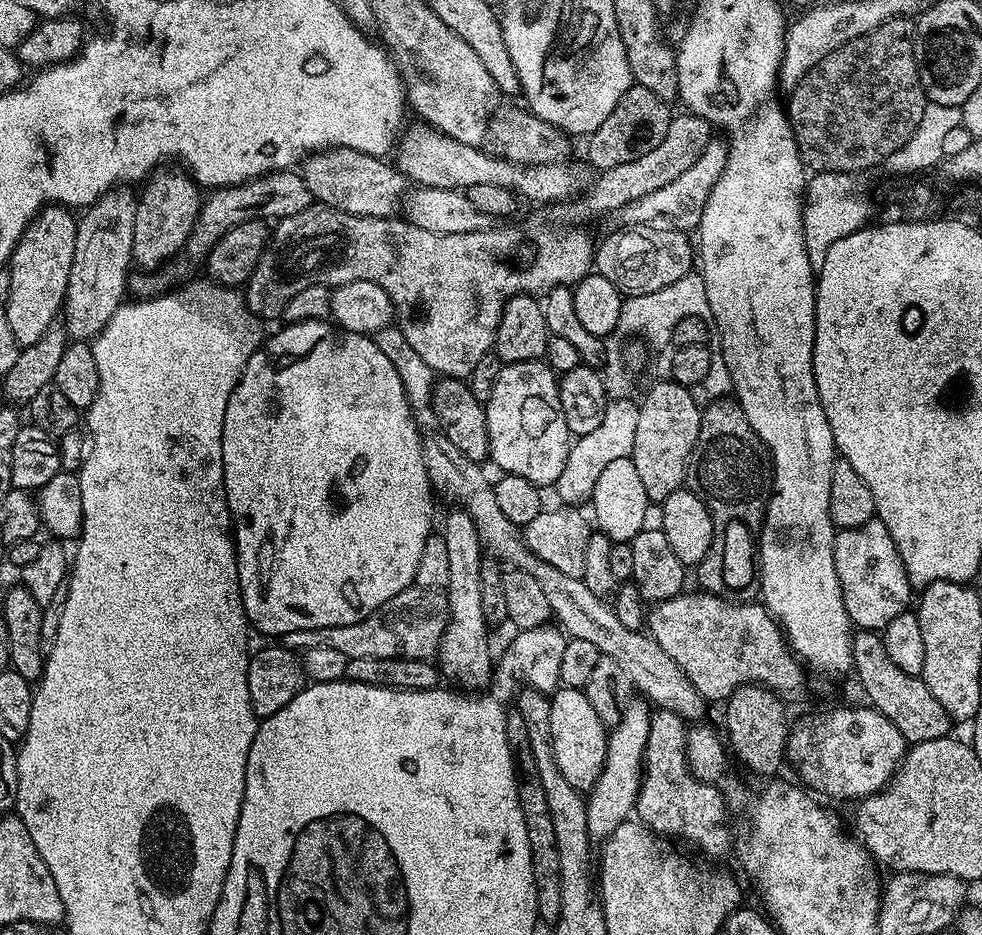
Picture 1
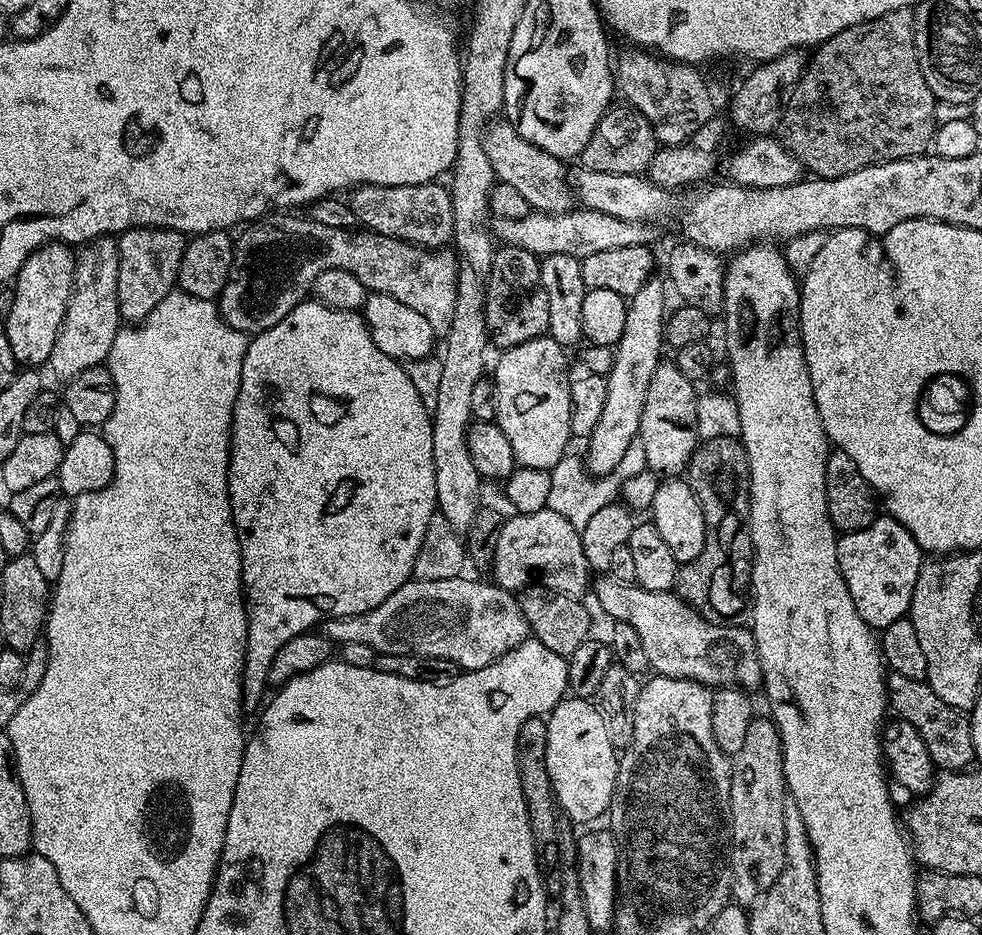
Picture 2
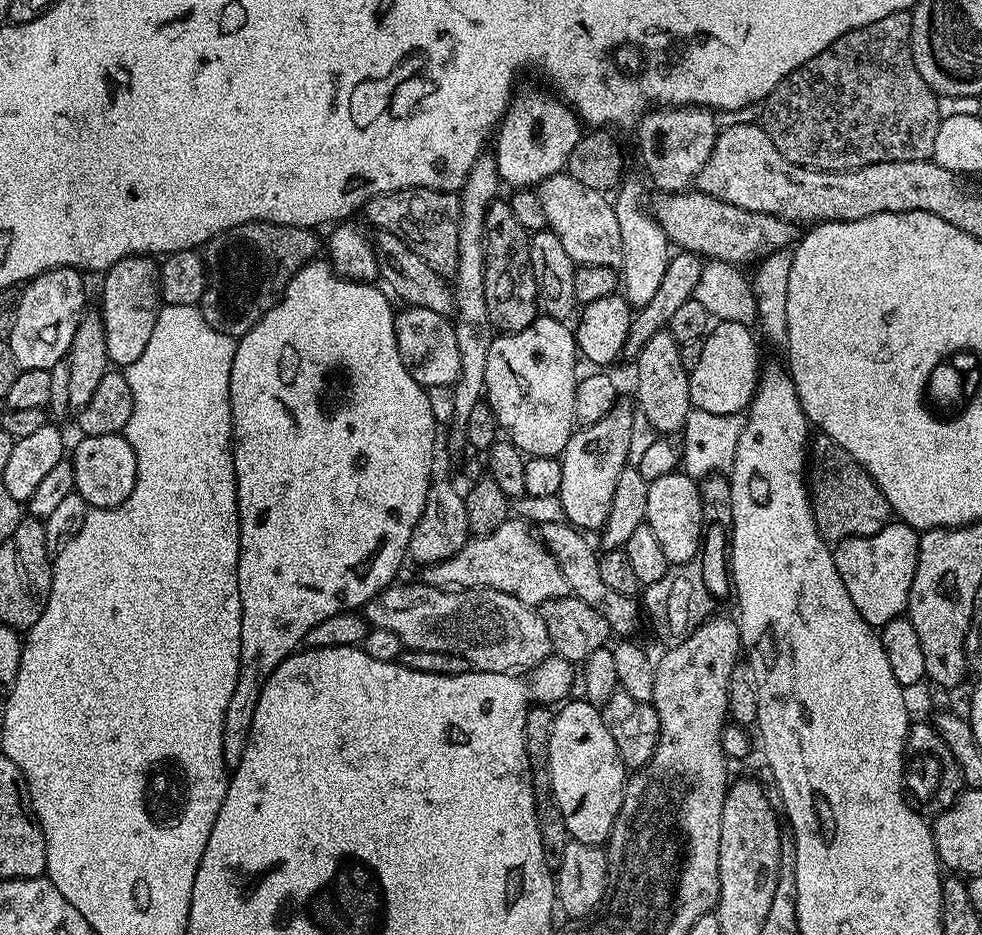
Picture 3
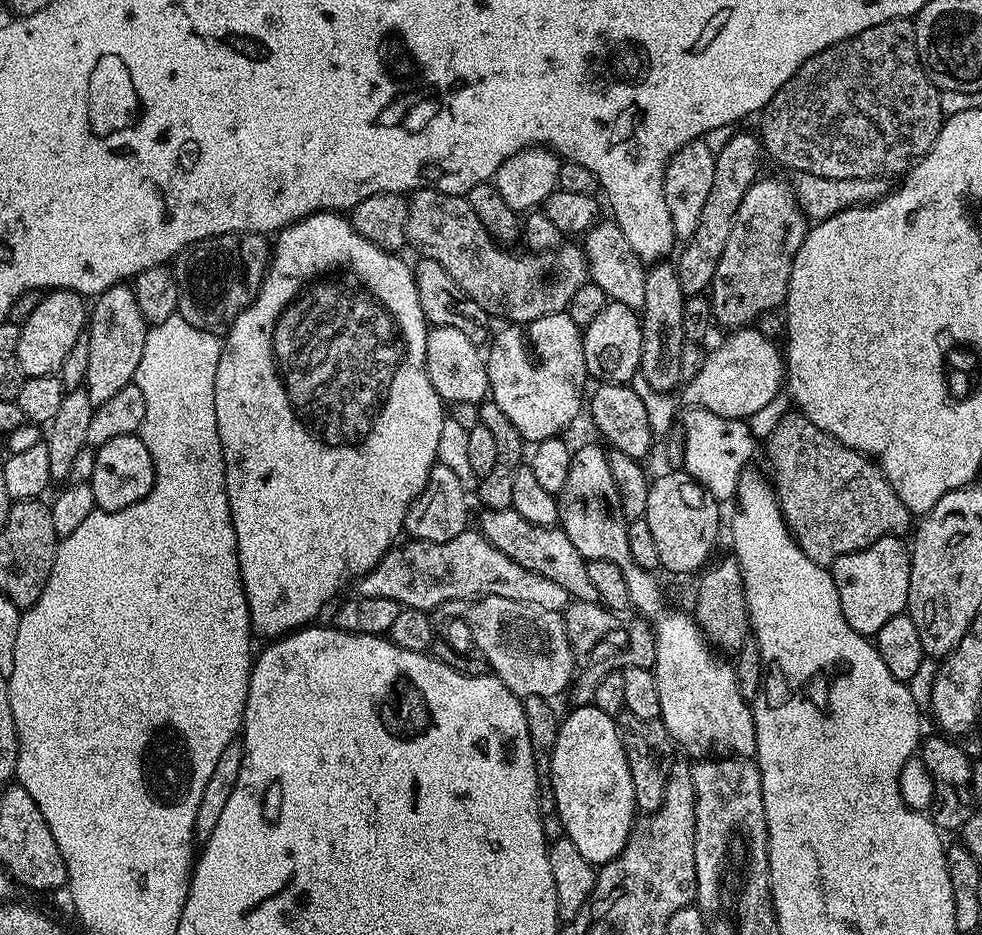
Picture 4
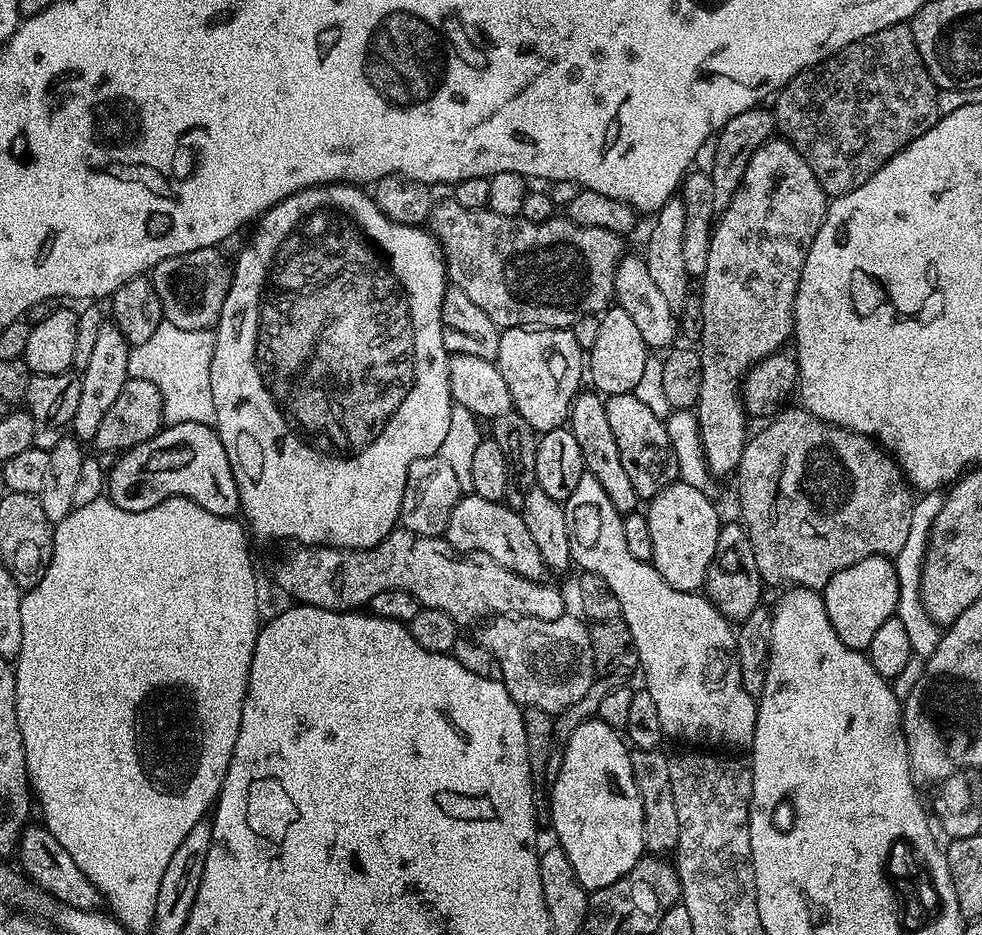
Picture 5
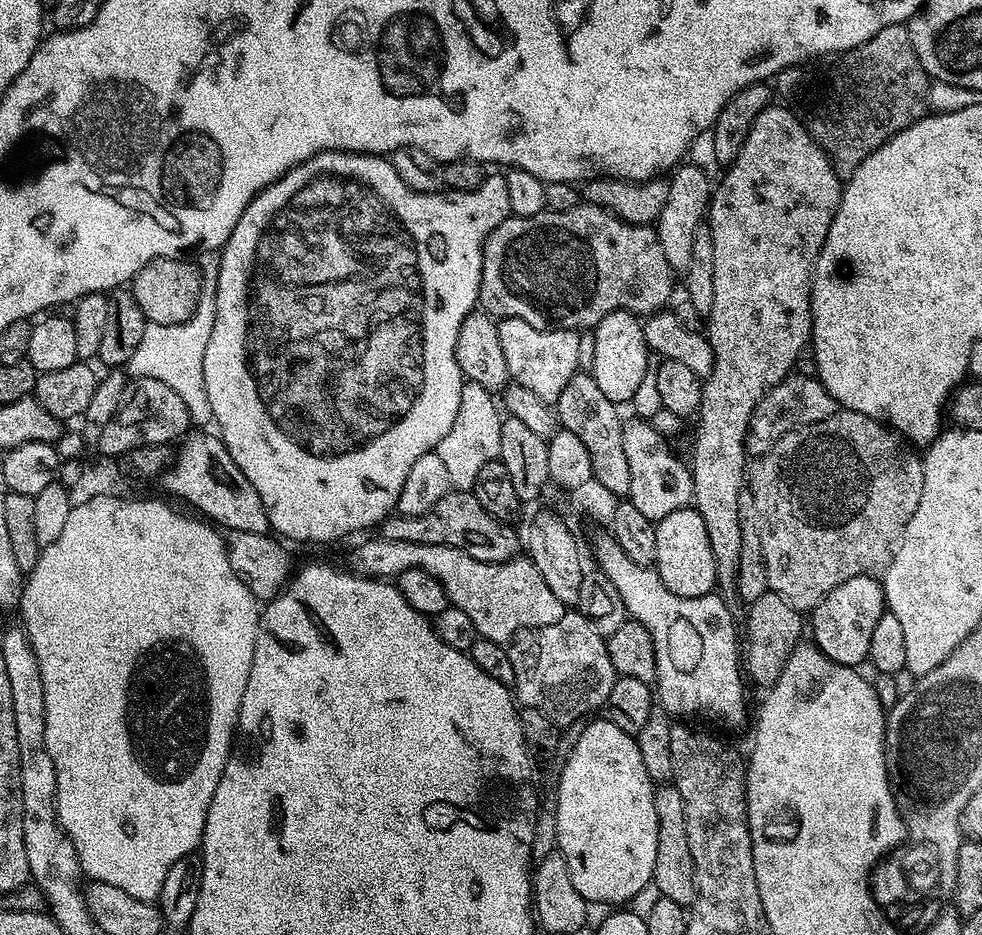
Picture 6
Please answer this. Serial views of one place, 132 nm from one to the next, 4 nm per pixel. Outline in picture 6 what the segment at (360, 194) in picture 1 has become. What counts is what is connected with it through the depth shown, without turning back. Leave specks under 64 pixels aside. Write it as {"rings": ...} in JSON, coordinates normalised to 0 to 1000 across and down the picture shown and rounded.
{"rings":[[[591,216],[586,222],[575,227],[562,227],[555,225],[544,229],[540,233],[520,230],[516,235],[509,239],[496,255],[493,256],[493,271],[491,272],[491,297],[489,298],[488,328],[502,340],[527,340],[532,344],[540,344],[545,351],[577,351],[579,353],[603,353],[606,352],[613,340],[622,334],[637,333],[651,336],[659,340],[665,334],[671,334],[677,328],[680,320],[684,317],[684,298],[686,292],[682,280],[678,280],[678,272],[674,272],[674,259],[670,259],[670,250],[667,243],[658,240],[640,240],[630,235],[625,229],[613,225],[604,218]]]}

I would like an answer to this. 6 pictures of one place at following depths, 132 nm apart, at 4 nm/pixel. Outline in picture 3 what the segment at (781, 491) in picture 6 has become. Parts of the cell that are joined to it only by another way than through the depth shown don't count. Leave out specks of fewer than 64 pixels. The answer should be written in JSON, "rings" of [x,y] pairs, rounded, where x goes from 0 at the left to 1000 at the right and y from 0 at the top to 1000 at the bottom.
{"rings":[[[832,465],[826,472],[825,491],[821,496],[821,517],[831,565],[844,580],[894,571],[894,567],[901,565],[909,551],[898,524],[888,514],[882,502],[844,466]]]}

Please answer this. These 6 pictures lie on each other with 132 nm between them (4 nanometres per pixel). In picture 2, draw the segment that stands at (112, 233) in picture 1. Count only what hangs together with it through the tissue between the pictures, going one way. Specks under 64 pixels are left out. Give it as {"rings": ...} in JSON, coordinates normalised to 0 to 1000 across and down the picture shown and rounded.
{"rings":[[[102,252],[90,258],[77,270],[73,313],[59,353],[59,361],[55,361],[55,374],[51,374],[48,397],[53,397],[61,409],[68,409],[84,400],[84,396],[103,393],[116,372],[123,350],[120,332],[120,263],[115,253]]]}

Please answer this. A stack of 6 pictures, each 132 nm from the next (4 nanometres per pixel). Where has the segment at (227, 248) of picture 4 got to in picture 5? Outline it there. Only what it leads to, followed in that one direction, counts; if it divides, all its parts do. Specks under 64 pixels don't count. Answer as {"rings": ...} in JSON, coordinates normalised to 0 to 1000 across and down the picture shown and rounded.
{"rings":[[[219,264],[181,272],[161,280],[161,284],[155,288],[153,298],[157,314],[161,314],[161,323],[165,323],[168,343],[181,349],[181,353],[216,353],[223,347],[228,320],[236,305],[236,287],[228,283],[228,274],[224,268],[223,264]]]}

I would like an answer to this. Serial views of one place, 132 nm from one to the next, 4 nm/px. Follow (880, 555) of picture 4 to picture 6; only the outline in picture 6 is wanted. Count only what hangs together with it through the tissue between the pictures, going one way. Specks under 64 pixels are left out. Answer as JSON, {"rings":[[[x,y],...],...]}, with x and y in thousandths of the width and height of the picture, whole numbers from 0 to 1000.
{"rings":[[[875,616],[862,618],[857,627],[849,627],[845,635],[831,650],[826,651],[825,680],[832,693],[849,708],[865,712],[876,712],[884,706],[886,682],[890,668],[902,653],[900,626],[893,617]]]}

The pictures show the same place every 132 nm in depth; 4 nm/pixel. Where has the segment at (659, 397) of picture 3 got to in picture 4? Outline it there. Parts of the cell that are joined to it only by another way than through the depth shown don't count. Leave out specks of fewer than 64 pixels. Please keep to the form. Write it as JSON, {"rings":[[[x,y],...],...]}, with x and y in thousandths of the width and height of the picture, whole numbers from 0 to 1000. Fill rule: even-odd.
{"rings":[[[669,280],[658,291],[658,323],[654,330],[654,383],[651,401],[668,418],[687,420],[695,407],[695,370],[699,367],[695,353],[695,332],[699,318],[690,302],[688,283]],[[689,414],[689,415],[688,415]],[[688,415],[688,417],[687,417]],[[687,417],[687,418],[686,418]]]}

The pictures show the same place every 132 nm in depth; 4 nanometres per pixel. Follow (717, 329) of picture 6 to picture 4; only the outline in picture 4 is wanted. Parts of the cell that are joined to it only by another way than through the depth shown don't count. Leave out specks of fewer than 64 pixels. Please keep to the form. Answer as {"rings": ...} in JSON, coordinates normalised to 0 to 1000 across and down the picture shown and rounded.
{"rings":[[[786,188],[766,194],[760,203],[760,212],[756,212],[756,220],[752,220],[752,229],[747,229],[747,246],[743,246],[739,267],[735,267],[735,276],[731,276],[731,289],[727,289],[723,320],[725,340],[732,350],[734,347],[738,353],[748,353],[769,348],[774,338],[791,333],[801,322],[804,289],[824,243],[819,224],[811,215],[811,206],[803,194],[801,197]]]}

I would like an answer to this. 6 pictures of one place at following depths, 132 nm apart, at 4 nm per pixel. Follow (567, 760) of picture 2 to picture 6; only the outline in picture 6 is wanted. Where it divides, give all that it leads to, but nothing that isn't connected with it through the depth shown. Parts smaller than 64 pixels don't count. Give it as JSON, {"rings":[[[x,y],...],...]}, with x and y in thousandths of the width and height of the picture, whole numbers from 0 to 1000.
{"rings":[[[618,768],[604,769],[597,773],[592,788],[580,806],[574,825],[572,826],[570,840],[568,841],[568,866],[564,871],[566,877],[566,898],[568,909],[576,918],[576,926],[580,926],[580,940],[585,942],[585,949],[593,960],[607,967],[623,967],[619,969],[635,969],[638,963],[644,963],[656,949],[664,945],[666,926],[670,918],[670,871],[666,871],[666,853],[668,848],[664,833],[658,828],[658,818],[654,816],[654,802],[650,802],[648,789],[645,784],[625,776],[625,772]]]}

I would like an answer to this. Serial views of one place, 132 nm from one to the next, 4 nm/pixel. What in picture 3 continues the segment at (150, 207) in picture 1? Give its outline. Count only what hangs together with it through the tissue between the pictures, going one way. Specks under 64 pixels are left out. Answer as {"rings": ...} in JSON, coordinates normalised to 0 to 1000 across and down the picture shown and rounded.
{"rings":[[[129,274],[105,292],[106,309],[102,312],[100,337],[106,344],[108,379],[115,390],[133,391],[141,387],[145,374],[149,374],[149,366],[153,366],[157,344],[165,328],[163,282],[157,279],[155,274]]]}

